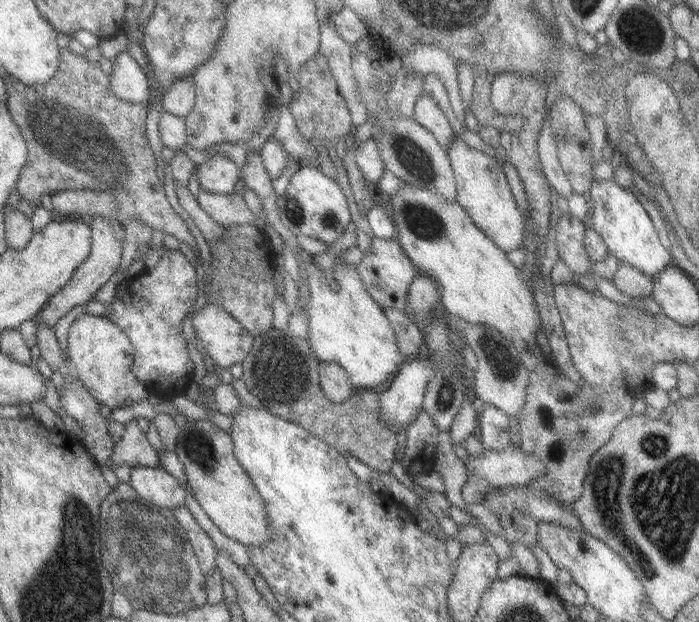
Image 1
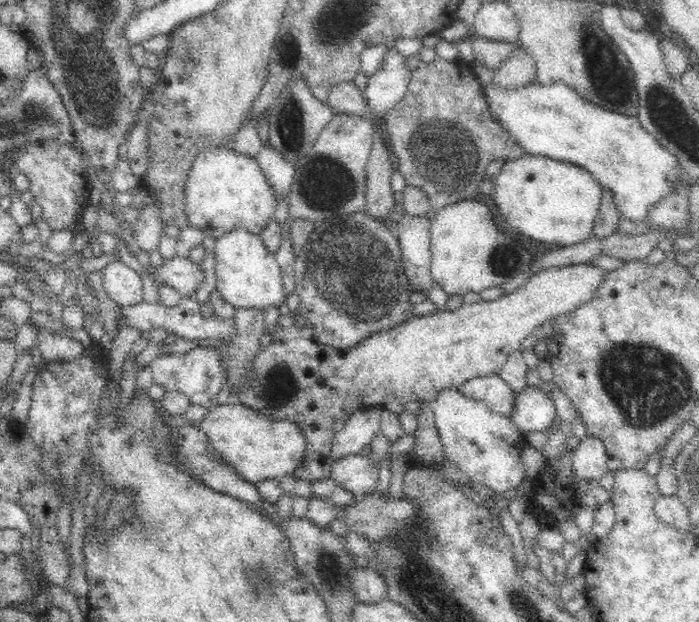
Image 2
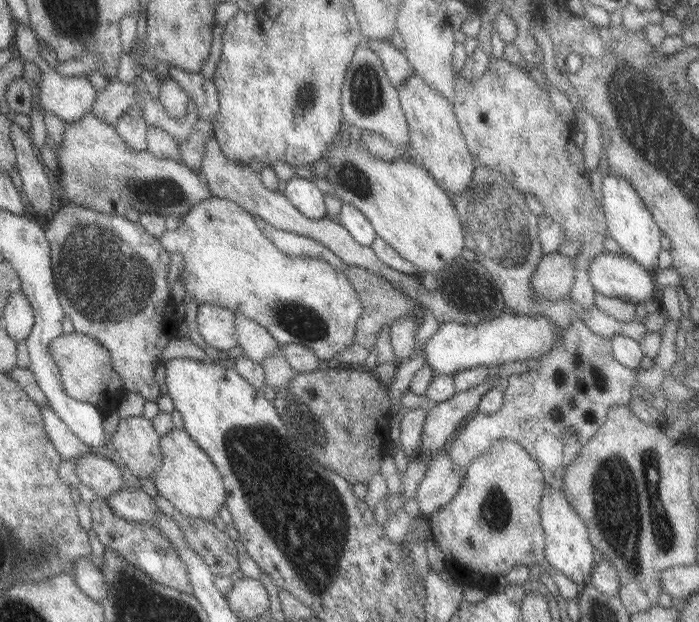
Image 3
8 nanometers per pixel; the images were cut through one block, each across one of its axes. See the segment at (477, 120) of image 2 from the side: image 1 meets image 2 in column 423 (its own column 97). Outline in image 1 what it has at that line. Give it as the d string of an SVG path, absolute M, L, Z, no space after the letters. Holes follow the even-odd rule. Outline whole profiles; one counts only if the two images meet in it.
M59 48L59 68L53 74L49 82L41 82L35 86L25 86L13 76L3 76L5 90L7 90L7 110L15 122L15 126L21 132L21 138L25 142L25 150L29 154L27 164L21 168L21 174L17 178L17 194L25 198L31 208L35 210L41 206L43 194L55 194L63 190L105 190L115 196L117 200L117 222L123 226L131 218L137 218L145 222L153 232L171 234L177 242L185 242L195 256L199 256L199 248L195 244L193 234L189 232L187 224L171 210L171 206L165 200L163 184L159 182L155 170L157 162L153 158L153 152L149 148L147 136L145 136L145 116L147 108L131 102L123 102L115 98L109 90L109 74L105 74L99 64L87 62L85 56L71 54L67 48Z

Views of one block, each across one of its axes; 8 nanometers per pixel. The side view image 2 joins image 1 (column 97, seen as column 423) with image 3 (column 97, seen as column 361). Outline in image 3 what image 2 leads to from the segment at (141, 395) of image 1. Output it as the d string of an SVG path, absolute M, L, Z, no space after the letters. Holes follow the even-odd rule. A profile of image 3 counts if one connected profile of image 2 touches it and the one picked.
M71 332L71 334L61 334L61 336L53 338L53 342L49 342L47 354L49 354L49 358L53 360L55 368L59 370L63 390L65 390L65 394L67 394L71 400L91 404L91 406L99 408L103 414L117 412L119 402L125 398L127 392L121 388L123 384L121 384L121 380L117 378L115 370L111 368L111 362L109 362L107 352L105 352L97 342L93 342L93 340L87 338L87 336L75 334L75 332Z

